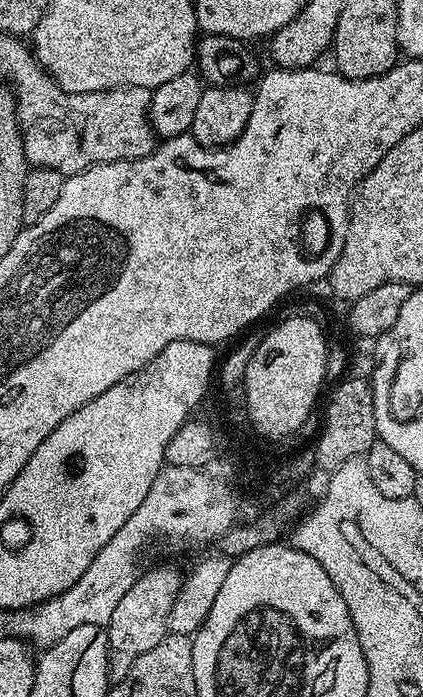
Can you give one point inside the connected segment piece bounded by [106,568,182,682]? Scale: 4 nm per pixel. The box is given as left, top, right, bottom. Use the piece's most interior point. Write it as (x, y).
(140, 621)

